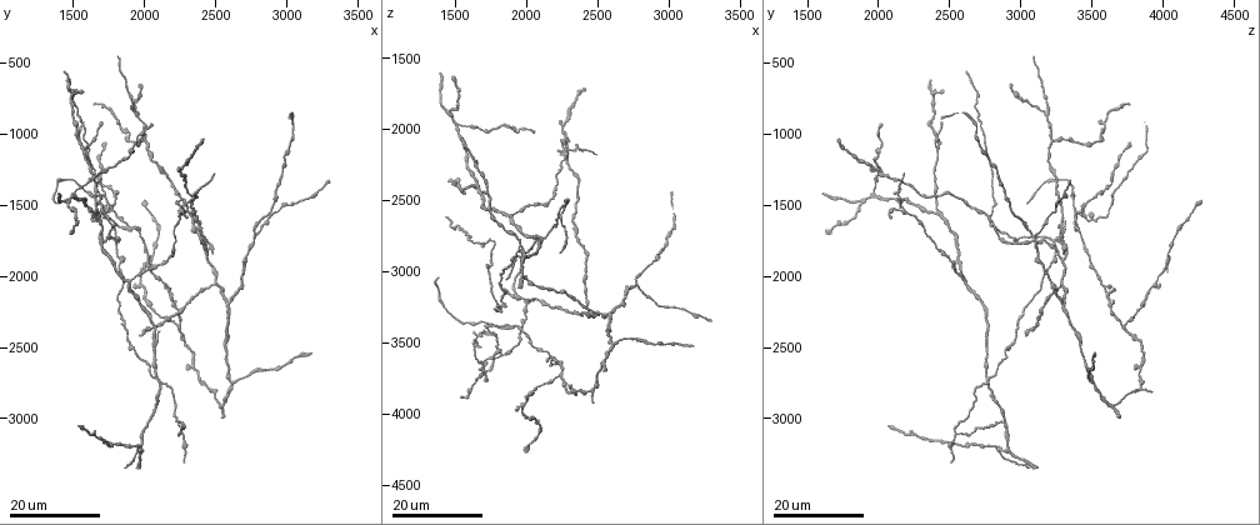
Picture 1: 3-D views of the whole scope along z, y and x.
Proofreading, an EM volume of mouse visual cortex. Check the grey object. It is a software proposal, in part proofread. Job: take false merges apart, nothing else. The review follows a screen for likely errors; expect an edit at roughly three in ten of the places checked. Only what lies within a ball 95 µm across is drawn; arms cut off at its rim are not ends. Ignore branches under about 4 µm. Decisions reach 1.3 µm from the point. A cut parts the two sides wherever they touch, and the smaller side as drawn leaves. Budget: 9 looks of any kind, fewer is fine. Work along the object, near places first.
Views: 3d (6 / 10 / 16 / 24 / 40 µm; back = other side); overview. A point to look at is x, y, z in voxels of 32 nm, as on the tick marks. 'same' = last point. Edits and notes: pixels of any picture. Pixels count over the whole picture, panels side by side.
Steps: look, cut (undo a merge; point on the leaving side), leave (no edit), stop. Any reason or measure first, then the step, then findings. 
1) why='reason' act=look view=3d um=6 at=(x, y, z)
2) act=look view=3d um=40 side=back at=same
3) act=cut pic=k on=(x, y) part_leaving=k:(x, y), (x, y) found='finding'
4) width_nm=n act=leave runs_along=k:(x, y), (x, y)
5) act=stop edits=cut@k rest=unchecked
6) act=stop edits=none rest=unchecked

why='three-way junction' act=look view=3d um=16 at=(1940, 860, 3180)

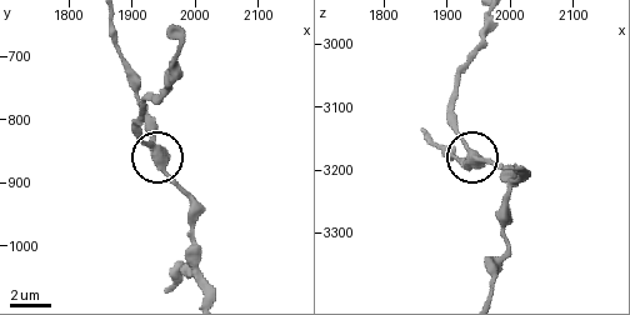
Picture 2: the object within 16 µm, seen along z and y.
why='zoom in' act=look view=3d um=10 at=same

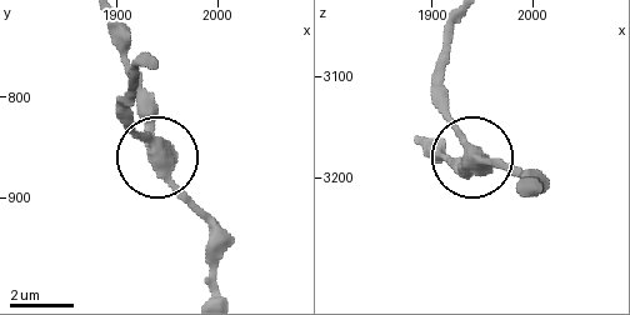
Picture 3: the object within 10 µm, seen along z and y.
act=look view=3d um=10 side=back at=same

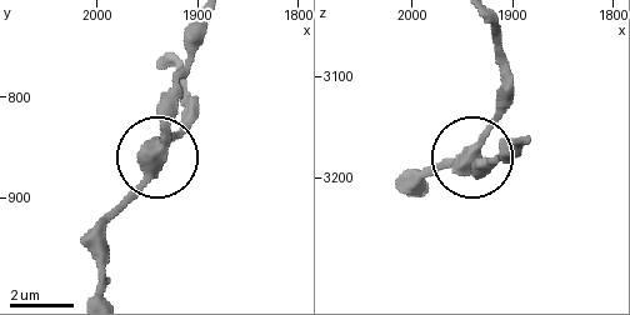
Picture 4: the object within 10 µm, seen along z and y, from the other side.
arms=3 act=leave runs_along=4:(98, 288), (105, 215), (196, 114) found='one neuron here'

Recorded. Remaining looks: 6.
why='side arm on a straight run' act=look view=3d um=16 at=(1900, 1660, 3400)

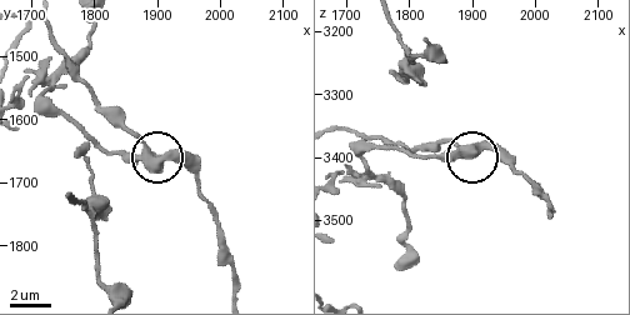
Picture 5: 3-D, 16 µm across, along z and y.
act=look view=3d um=6 at=(1885, 1650, 3385)

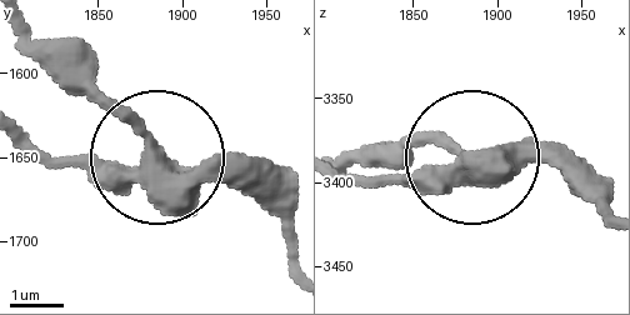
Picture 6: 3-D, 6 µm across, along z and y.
arms=3 act=leave runs_along=6:(291, 244), (233, 186), (165, 173), (63, 60) found='one neuron here'

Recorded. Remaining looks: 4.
why='thin arm on a thick one' act=look view=3d um=16 at=(2280, 1520, 2160)

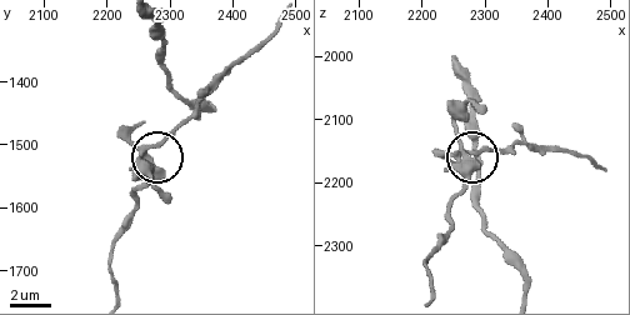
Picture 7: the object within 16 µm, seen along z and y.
why='zoom in' act=look view=3d um=6 at=same

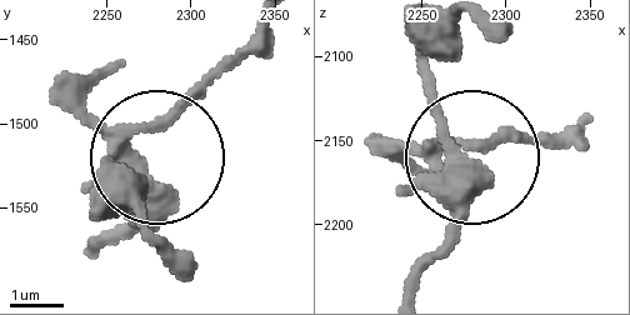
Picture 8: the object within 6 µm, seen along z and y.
act=cut pic=8 on=(96, 83) found='a second neuron is stuck on'

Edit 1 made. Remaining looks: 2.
act=look view=3d um=16 at=(1960, 3240, 2860)

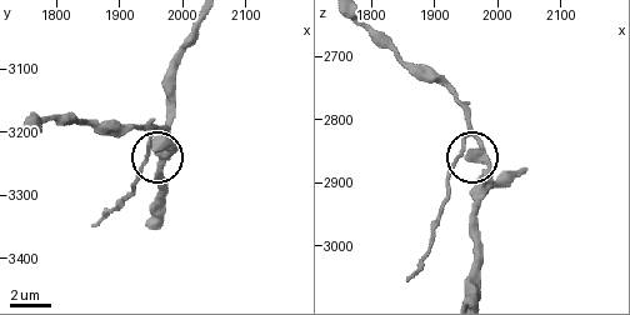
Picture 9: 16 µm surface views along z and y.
why='zoom in' act=look view=3d um=10 at=(1945, 3225, 2845)

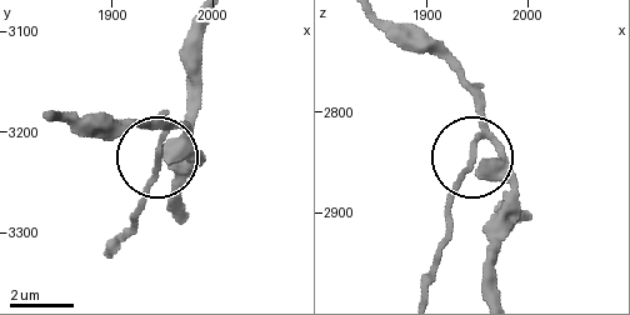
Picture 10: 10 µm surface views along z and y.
act=cut pic=10 on=(156, 176) part_leaving=10:(479, 139), (428, 289) found='a second neuron is stuck on'

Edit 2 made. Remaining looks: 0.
act=stop edits=cut@8,cut@10 rest=unchecked

